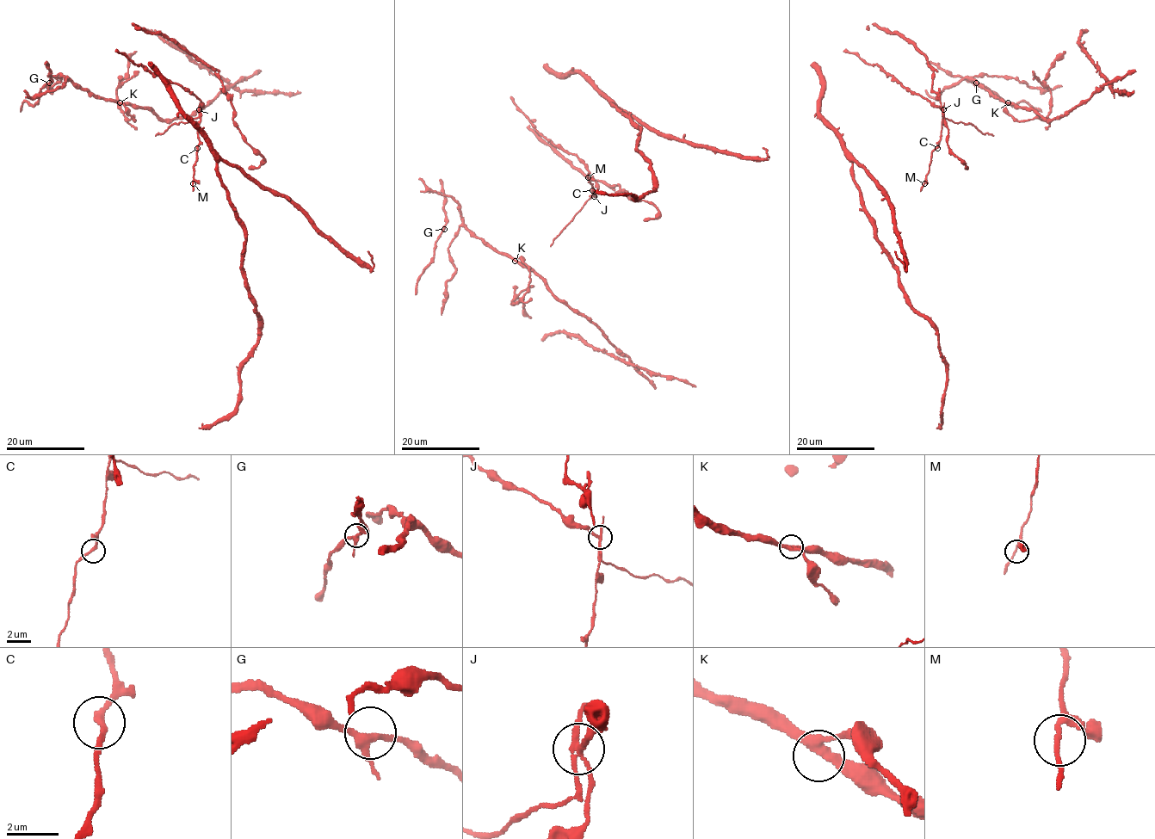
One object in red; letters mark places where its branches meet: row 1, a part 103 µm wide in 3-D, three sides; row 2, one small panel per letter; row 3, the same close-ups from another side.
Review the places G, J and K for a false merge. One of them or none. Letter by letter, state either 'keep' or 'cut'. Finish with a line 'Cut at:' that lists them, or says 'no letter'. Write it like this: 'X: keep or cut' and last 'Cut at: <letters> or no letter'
G: keep
J: cut
K: keep
Cut at: J

